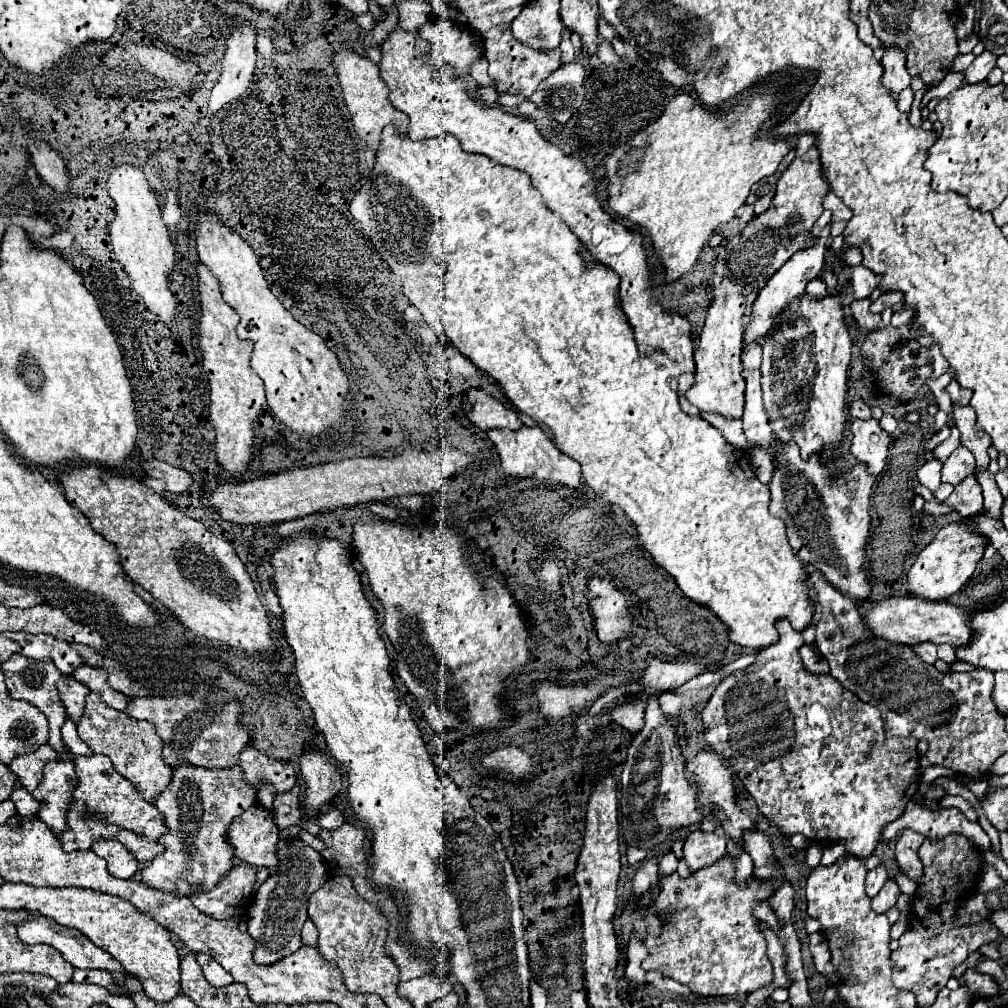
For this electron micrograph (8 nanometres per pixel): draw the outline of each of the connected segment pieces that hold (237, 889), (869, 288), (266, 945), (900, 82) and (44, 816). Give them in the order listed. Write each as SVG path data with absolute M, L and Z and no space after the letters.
M235 865L213 889L209 891L193 891L189 895L189 899L193 901L193 905L209 915L209 917L215 917L215 919L229 919L229 917L247 917L247 911L249 911L249 905L251 905L251 897L253 897L253 891L255 891L255 869L251 865Z
M859 265L853 269L851 273L851 287L857 299L867 299L881 283L881 275L877 277L875 273L871 273L871 269Z
M293 837L287 841L287 849L277 847L279 865L269 875L269 879L257 889L249 913L249 935L255 939L255 963L271 965L293 951L297 951L301 943L301 927L307 921L307 903L309 897L327 881L329 867L323 861L321 853L309 847L305 841Z
M885 49L881 65L883 65L881 83L889 89L891 97L897 101L899 93L911 85L911 77L905 67L905 57L903 53L899 53L899 49Z
M73 759L51 761L43 769L43 781L31 793L39 801L41 821L57 835L67 829L67 809L77 785L77 775L73 769Z

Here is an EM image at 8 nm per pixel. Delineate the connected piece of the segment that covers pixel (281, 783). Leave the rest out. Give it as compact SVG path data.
M251 745L247 749L243 749L239 767L243 769L247 781L255 789L261 785L261 781L271 783L277 789L277 793L289 791L295 785L295 769L291 763L271 759Z

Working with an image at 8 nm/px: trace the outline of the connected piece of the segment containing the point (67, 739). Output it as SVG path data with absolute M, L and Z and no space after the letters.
M66 721L63 724L61 735L67 749L69 749L73 755L91 755L91 753L93 753L93 751L81 741L81 737L77 735L77 727L73 721Z

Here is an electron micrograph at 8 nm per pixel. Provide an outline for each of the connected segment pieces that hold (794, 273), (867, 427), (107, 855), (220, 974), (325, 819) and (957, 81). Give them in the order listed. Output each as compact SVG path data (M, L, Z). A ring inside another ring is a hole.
M831 223L825 225L825 229L819 233L817 241L815 241L811 247L801 249L799 253L795 253L795 255L769 279L769 283L759 291L759 295L757 295L757 299L755 299L755 305L753 305L751 323L749 323L749 327L745 329L745 335L743 335L745 341L759 341L759 345L761 345L765 333L771 329L771 325L773 325L773 321L775 321L775 315L777 315L787 303L791 303L793 299L801 297L801 295L805 293L805 285L819 275L819 269L823 269L823 265L825 265L825 251L829 249L829 231L831 231Z
M853 419L851 423L851 453L857 461L867 465L869 475L879 475L885 469L887 453L889 453L889 435L881 429L879 421L869 419Z
M99 839L91 843L91 851L97 853L107 861L107 869L113 873L113 877L119 879L131 879L137 871L137 859L115 839Z
M197 955L197 961L205 973L205 979L213 985L213 987L223 987L223 985L231 985L233 977L209 955Z
M331 807L329 811L321 811L317 815L317 823L323 829L339 829L345 823L345 817L337 807Z
M949 71L947 77L937 85L937 87L929 87L923 95L923 101L921 101L921 109L927 107L927 103L931 99L939 99L939 97L947 97L951 91L955 91L957 87L961 87L965 83L965 75L963 71Z

